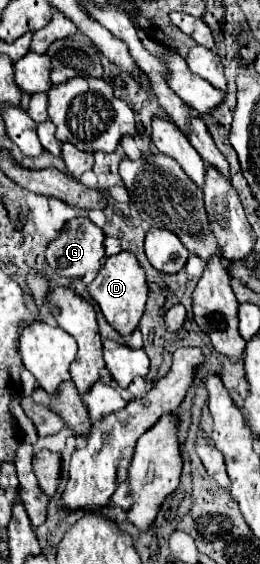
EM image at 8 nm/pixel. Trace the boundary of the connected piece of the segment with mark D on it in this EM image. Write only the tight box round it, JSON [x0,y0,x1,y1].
[88,251,148,337]

